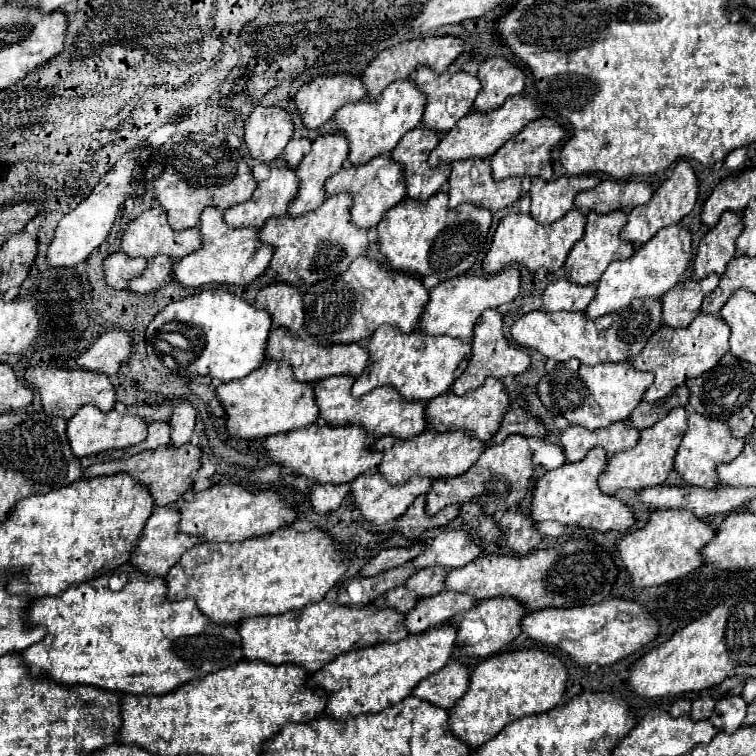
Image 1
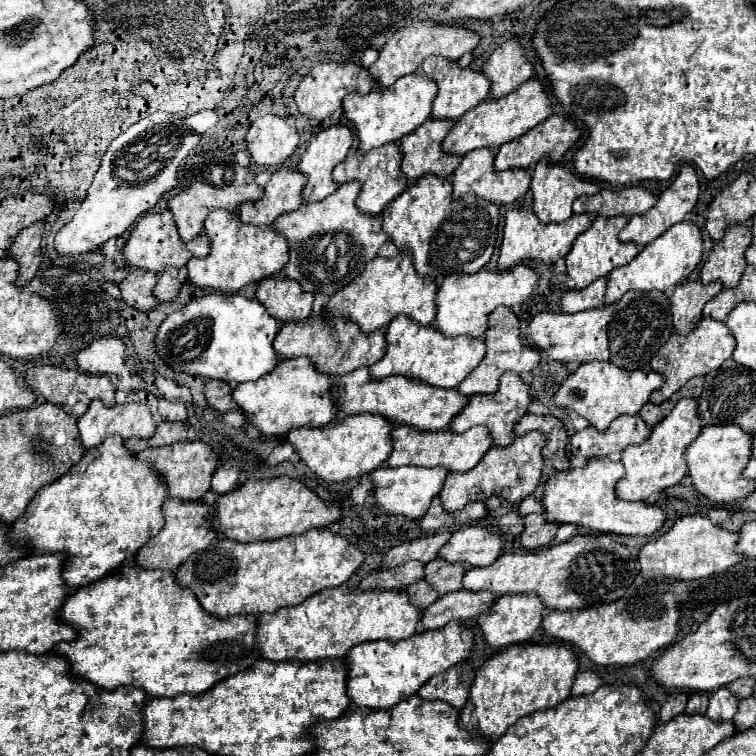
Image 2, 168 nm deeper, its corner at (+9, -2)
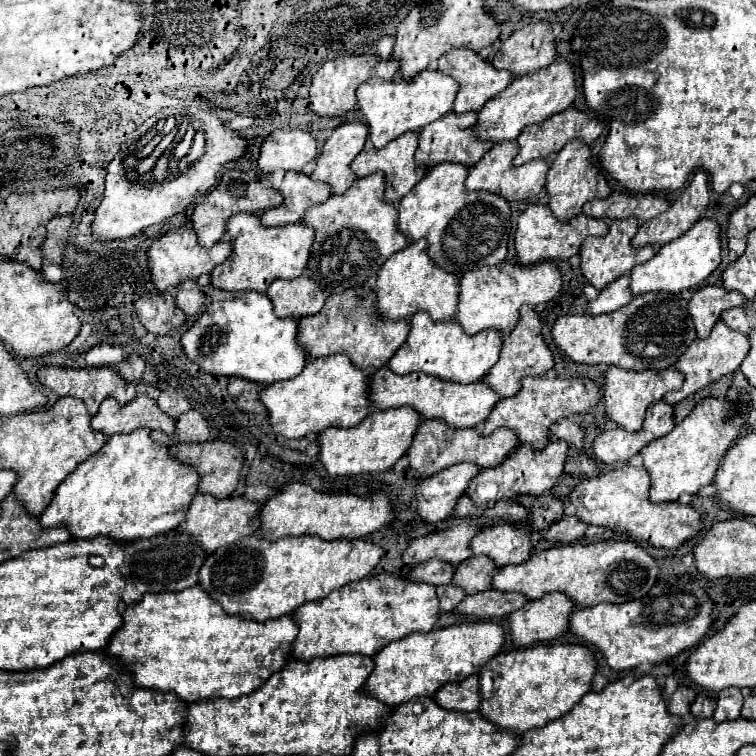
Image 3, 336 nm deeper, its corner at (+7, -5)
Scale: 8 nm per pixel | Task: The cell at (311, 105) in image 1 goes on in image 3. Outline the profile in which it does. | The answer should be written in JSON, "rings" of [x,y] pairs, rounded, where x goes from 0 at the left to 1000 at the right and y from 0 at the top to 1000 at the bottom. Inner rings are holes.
{"rings":[[[479,71],[479,74],[452,74],[444,79],[431,82],[418,101],[413,103],[410,111],[410,138],[413,146],[421,153],[455,153],[458,148],[463,148],[471,140],[471,116],[489,106],[489,103],[511,103],[519,106],[529,93],[529,82],[521,77],[503,77],[503,74],[489,74],[489,71]]]}

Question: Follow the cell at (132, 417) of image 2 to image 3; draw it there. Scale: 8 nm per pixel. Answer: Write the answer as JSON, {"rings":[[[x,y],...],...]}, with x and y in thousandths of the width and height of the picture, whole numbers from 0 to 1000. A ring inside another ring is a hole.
{"rings":[[[185,521],[175,532],[159,537],[153,526],[140,526],[132,534],[130,548],[122,553],[122,566],[130,571],[138,571],[140,577],[159,574],[159,571],[175,571],[180,566],[198,566],[198,569],[214,569],[220,574],[230,571],[233,556],[217,548],[206,529]]]}

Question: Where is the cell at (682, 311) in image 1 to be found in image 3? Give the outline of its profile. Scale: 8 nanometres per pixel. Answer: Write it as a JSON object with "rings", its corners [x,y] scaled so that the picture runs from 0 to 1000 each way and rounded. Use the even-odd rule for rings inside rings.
{"rings":[[[931,378],[918,386],[910,410],[915,415],[923,447],[937,447],[952,415],[963,407],[981,405],[987,394],[979,386],[963,386],[955,378]]]}

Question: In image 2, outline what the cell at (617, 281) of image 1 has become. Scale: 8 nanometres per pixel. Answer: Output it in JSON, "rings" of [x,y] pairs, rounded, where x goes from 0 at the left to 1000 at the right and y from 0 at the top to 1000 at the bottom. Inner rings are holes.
{"rings":[[[902,292],[878,306],[873,313],[868,313],[862,321],[857,321],[833,348],[815,353],[802,366],[802,390],[799,403],[815,401],[828,385],[884,385],[886,380],[894,380],[899,372],[905,372],[926,348],[929,337],[929,311],[926,303],[913,295]]]}

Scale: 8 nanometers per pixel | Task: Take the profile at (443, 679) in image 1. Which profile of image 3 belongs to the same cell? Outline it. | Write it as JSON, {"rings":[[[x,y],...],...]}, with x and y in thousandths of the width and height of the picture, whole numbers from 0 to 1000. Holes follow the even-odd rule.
{"rings":[[[619,894],[614,902],[593,902],[585,907],[577,921],[577,931],[587,934],[590,939],[606,942],[627,942],[635,934],[635,899],[632,894]]]}

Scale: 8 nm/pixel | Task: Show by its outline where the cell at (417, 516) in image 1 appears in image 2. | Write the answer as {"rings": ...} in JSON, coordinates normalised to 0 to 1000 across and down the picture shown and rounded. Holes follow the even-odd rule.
{"rings":[[[577,657],[571,660],[566,676],[563,676],[556,687],[550,687],[553,700],[558,700],[558,702],[563,702],[563,705],[579,702],[579,700],[590,700],[590,697],[595,697],[595,694],[601,694],[601,692],[603,692],[603,684],[601,684],[598,679],[590,679],[590,676],[585,673],[585,668],[579,665]]]}

